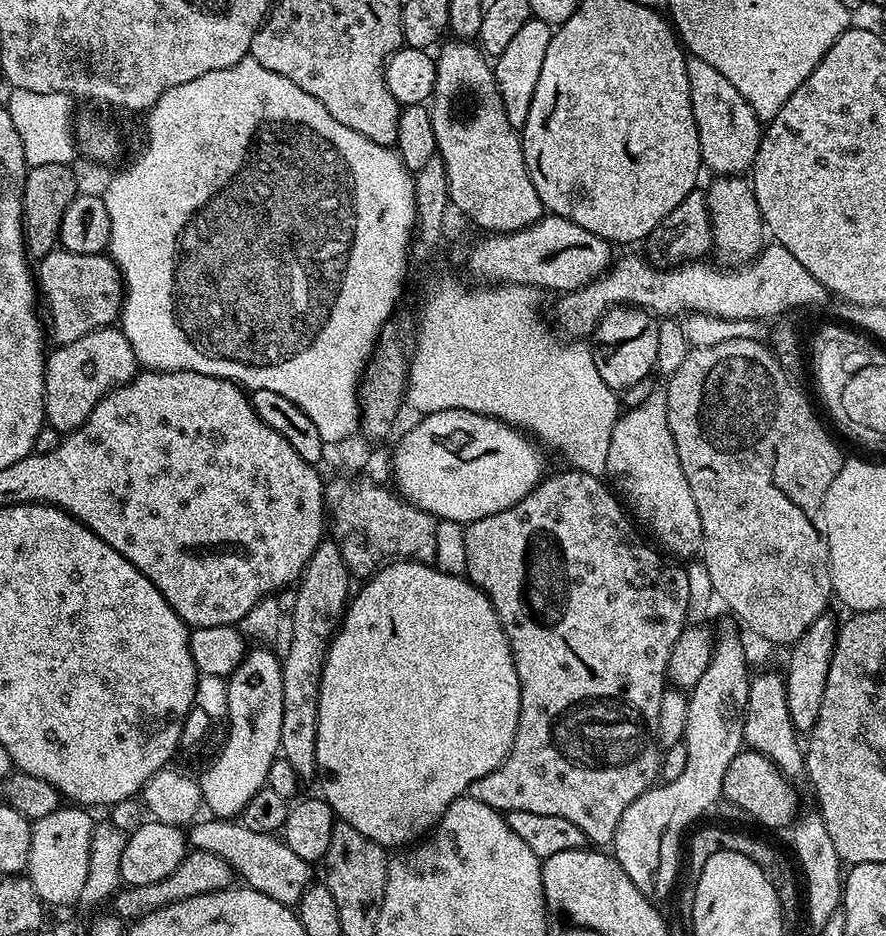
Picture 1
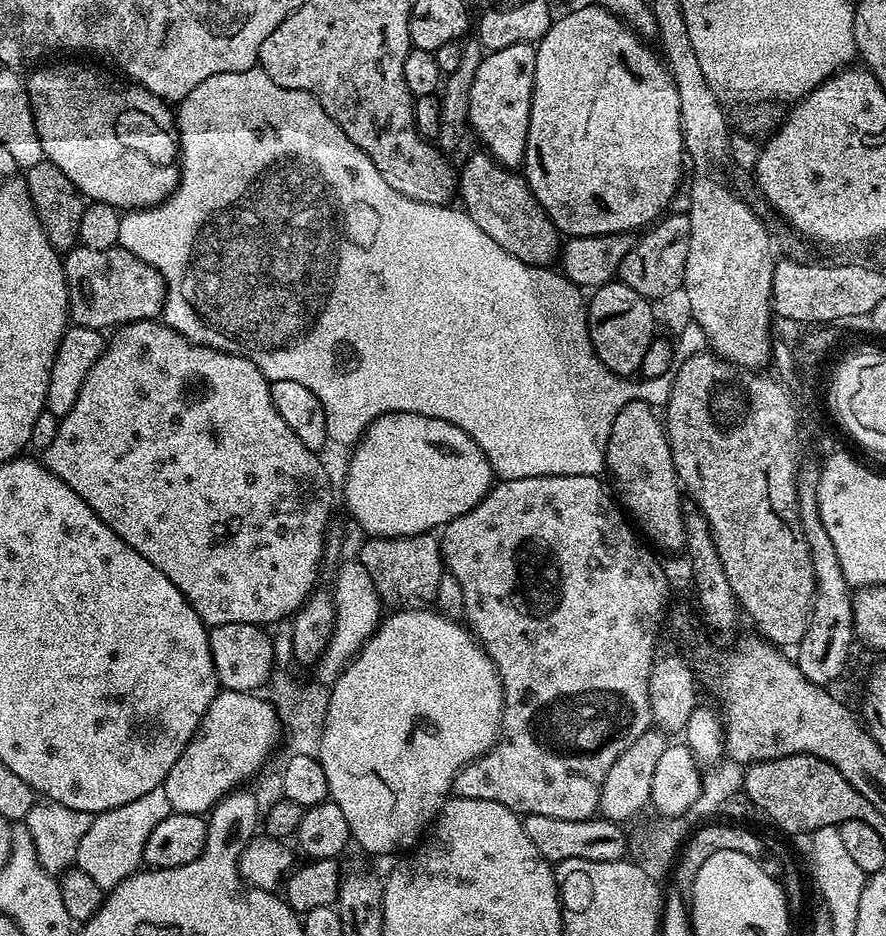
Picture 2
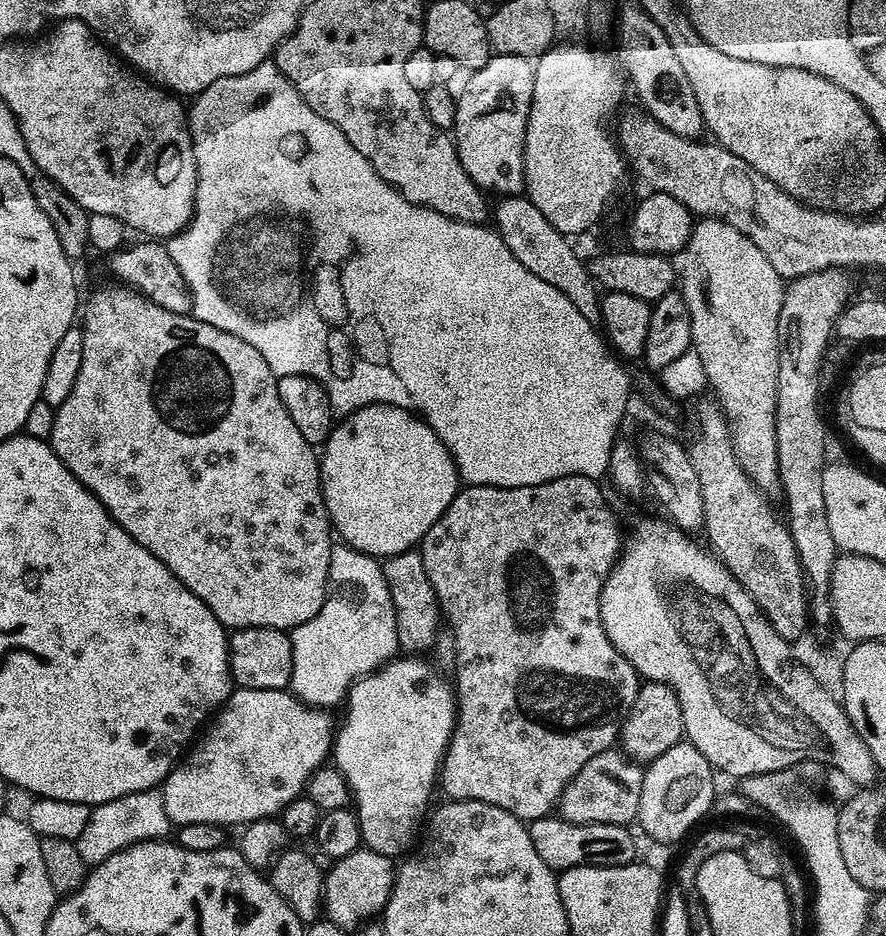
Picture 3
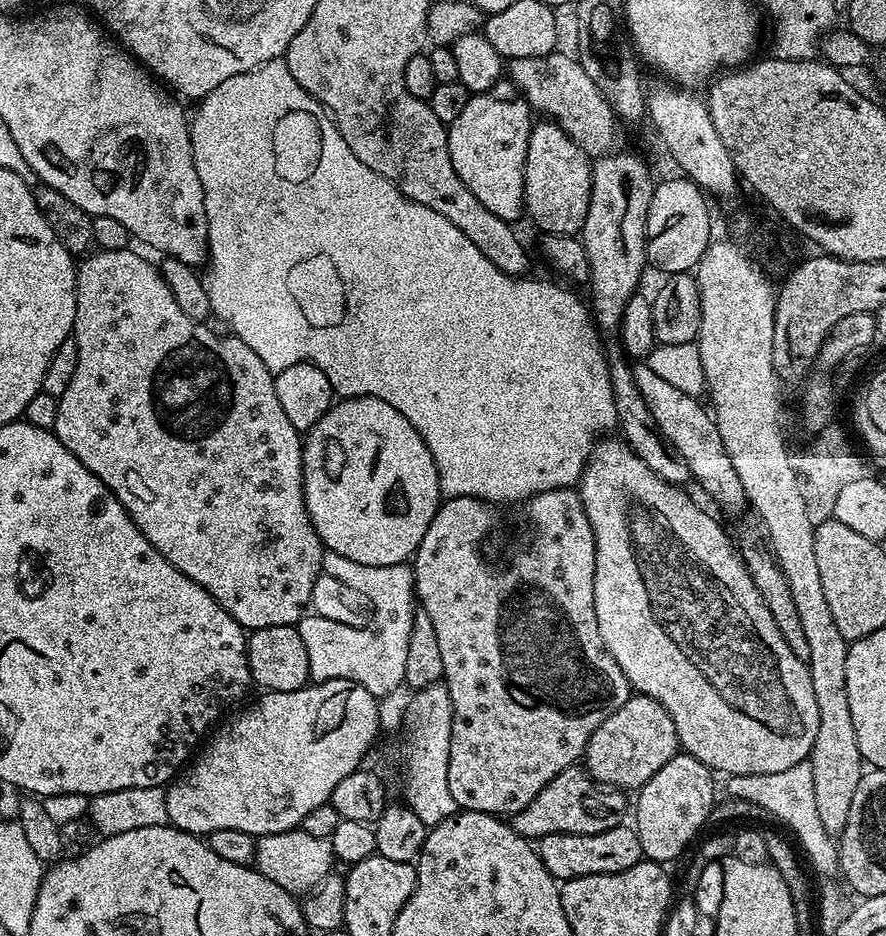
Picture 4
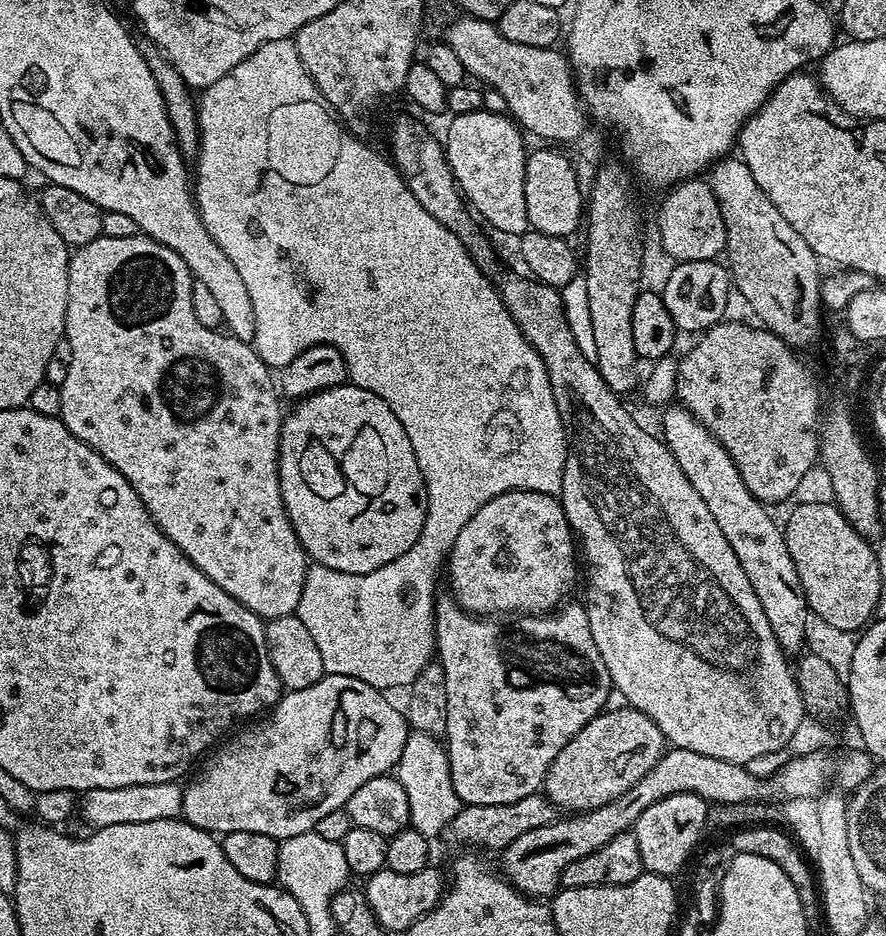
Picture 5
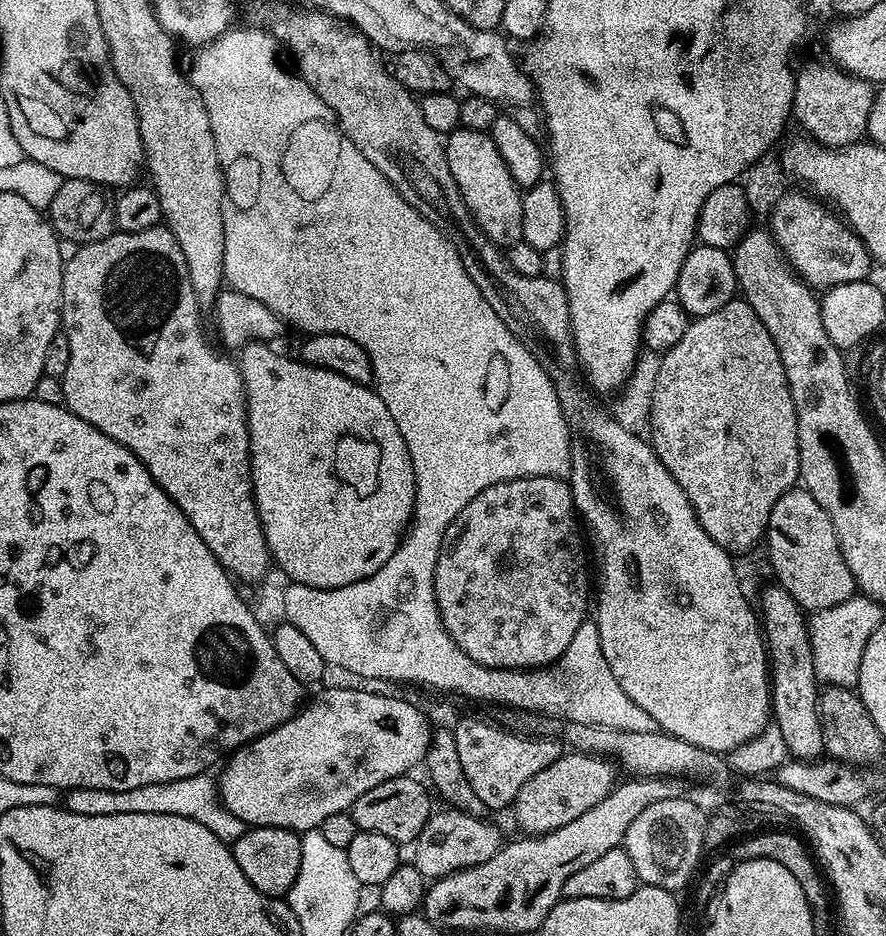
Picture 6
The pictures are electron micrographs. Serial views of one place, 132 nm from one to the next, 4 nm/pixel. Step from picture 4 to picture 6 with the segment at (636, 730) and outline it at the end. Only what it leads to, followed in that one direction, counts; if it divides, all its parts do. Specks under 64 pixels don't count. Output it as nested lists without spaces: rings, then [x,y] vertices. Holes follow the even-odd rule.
[[[575,750],[565,751],[554,762],[550,762],[546,770],[534,774],[534,778],[530,778],[530,782],[526,782],[522,790],[518,790],[514,809],[516,808],[516,824],[521,828],[519,831],[530,836],[544,836],[547,832],[558,830],[558,826],[566,826],[566,822],[574,822],[574,818],[582,818],[582,814],[590,810],[590,806],[598,806],[598,802],[602,802],[602,798],[606,798],[606,794],[612,791],[618,780],[615,771],[617,772],[617,769],[613,761],[603,755]]]

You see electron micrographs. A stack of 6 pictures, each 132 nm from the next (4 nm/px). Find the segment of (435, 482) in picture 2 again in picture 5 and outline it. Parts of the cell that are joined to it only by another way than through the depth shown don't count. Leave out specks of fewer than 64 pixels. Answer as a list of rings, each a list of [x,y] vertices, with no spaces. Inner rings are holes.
[[[351,382],[306,396],[293,408],[296,409],[289,416],[287,413],[280,425],[278,474],[286,514],[309,561],[313,564],[330,566],[330,570],[338,570],[346,574],[370,574],[370,570],[378,570],[378,566],[386,566],[386,562],[394,562],[394,558],[402,558],[402,554],[406,554],[406,550],[410,550],[410,546],[418,542],[418,534],[422,534],[422,526],[426,522],[428,509],[428,491],[424,488],[422,470],[418,470],[418,458],[414,458],[414,446],[410,446],[410,438],[406,438],[406,430],[402,430],[402,422],[394,418],[394,410],[390,410],[390,406],[386,406],[386,402],[378,398],[378,394],[370,394],[370,390],[362,390],[362,386]]]

